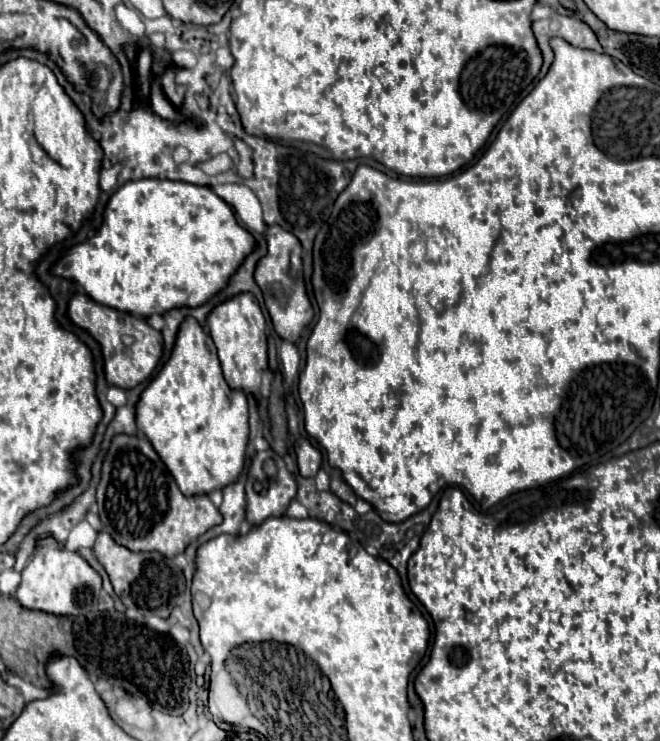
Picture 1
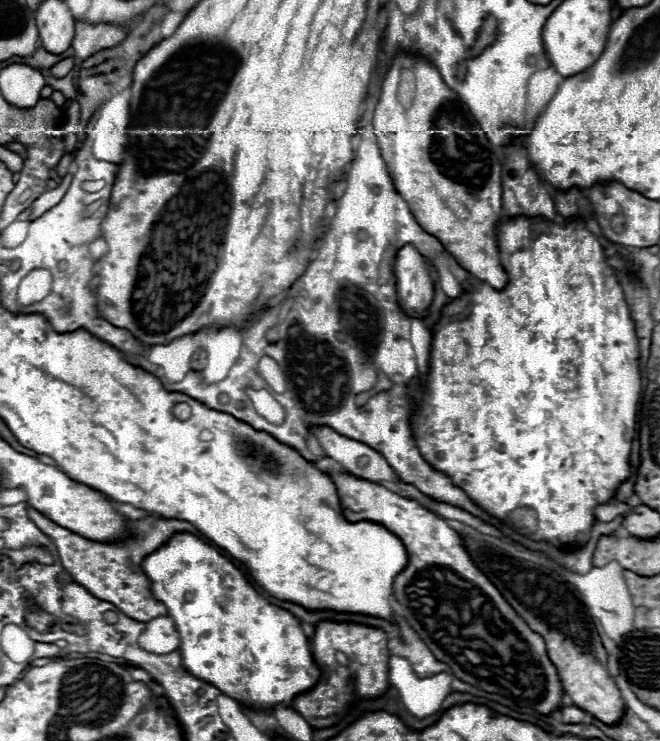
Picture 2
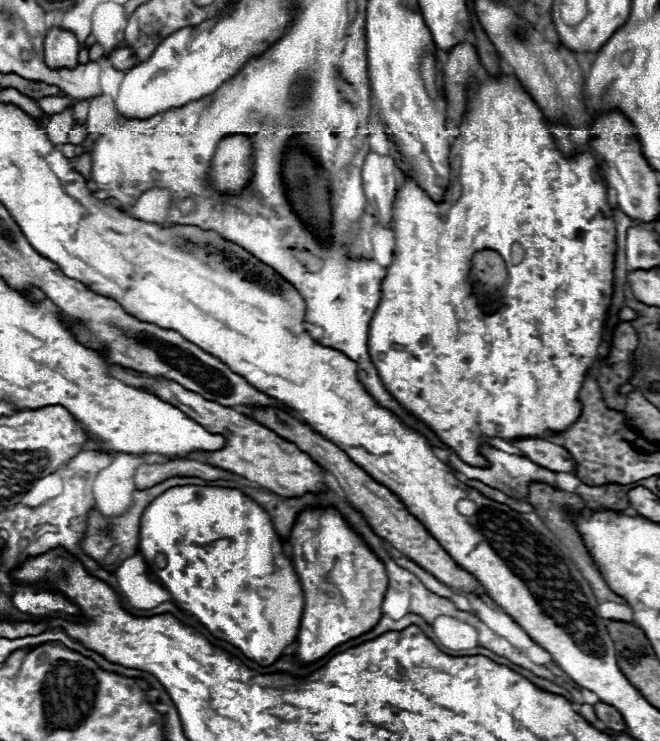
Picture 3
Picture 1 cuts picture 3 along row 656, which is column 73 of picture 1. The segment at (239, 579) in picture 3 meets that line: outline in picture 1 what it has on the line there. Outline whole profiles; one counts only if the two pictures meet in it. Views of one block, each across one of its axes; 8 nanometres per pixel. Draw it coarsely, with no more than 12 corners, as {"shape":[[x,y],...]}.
{"shape":[[120,186],[54,274],[140,318],[198,308],[256,248],[206,186]]}

